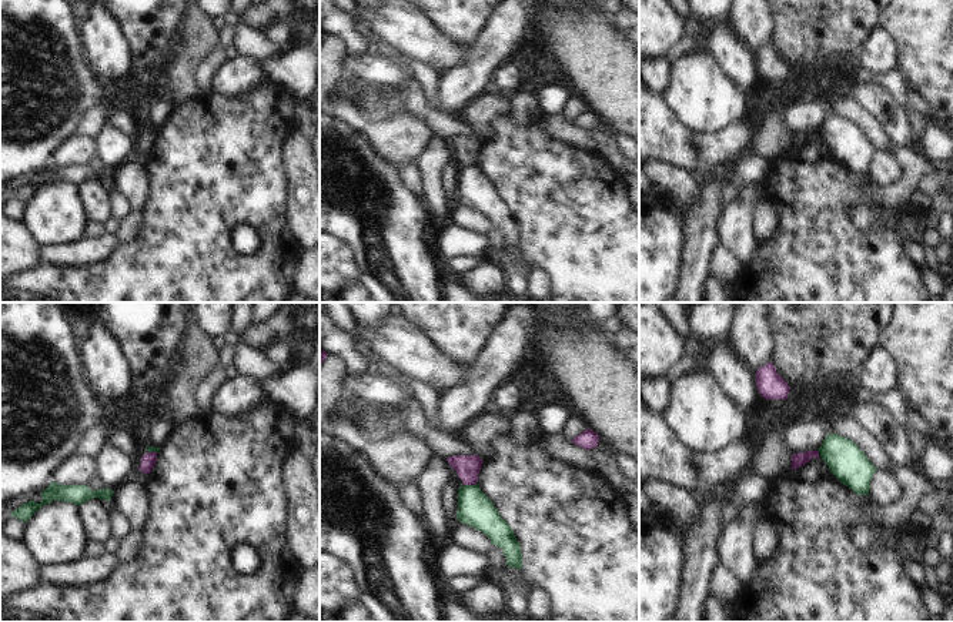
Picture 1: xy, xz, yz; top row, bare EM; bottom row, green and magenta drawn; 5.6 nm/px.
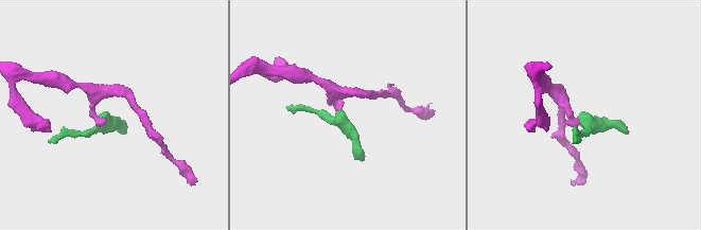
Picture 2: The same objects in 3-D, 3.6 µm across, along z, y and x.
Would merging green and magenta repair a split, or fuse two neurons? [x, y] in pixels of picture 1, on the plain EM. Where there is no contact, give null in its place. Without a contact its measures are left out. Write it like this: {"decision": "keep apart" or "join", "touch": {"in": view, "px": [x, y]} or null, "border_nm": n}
{"decision": "keep apart", "touch": {"in": "xz", "px": [470, 166]}, "border_nm": 70}

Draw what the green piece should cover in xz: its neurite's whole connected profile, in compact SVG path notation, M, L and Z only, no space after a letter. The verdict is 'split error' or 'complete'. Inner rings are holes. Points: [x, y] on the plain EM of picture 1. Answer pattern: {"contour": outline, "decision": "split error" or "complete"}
{"contour": "M478 164L458 168L459 203L484 213L491 224L499 227L506 237L506 245L522 250L521 225L509 204L501 198L492 181L481 171Z", "decision": "complete"}

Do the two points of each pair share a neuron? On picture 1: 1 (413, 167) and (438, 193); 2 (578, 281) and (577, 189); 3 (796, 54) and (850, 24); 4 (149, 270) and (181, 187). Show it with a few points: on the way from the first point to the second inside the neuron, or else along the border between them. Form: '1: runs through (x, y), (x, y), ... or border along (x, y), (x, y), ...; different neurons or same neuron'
1: border along (415, 161), (423, 176), (424, 197); different neurons
2: runs through (578, 258), (577, 211); same neuron
3: runs through (809, 42), (838, 24); same neuron
4: runs through (169, 250), (181, 237), (181, 207); same neuron

